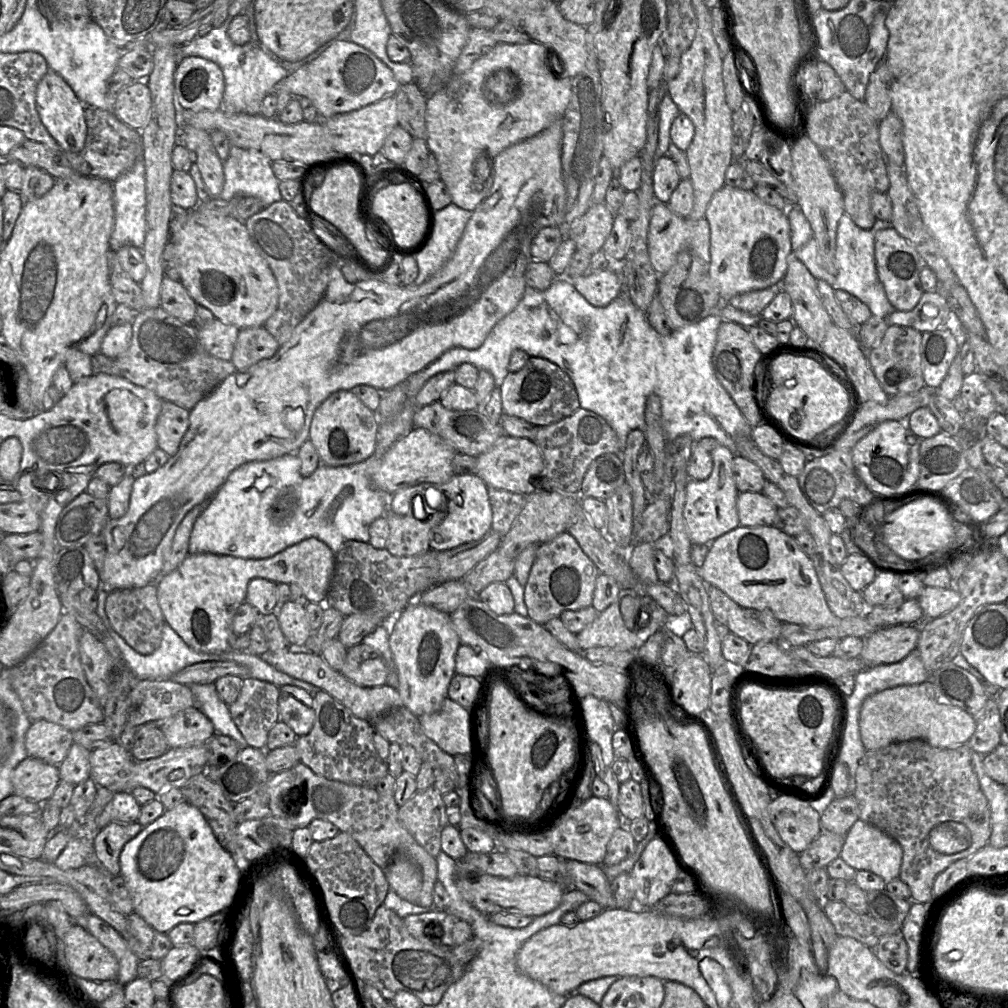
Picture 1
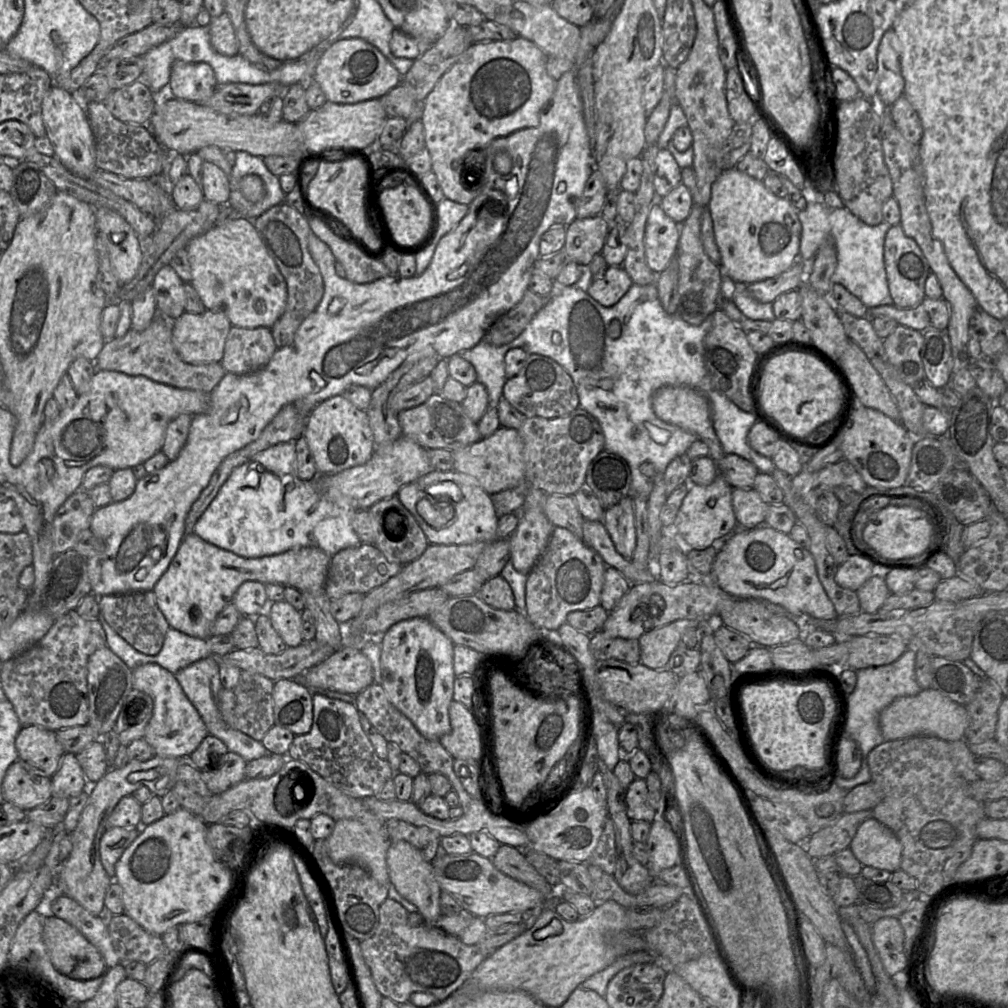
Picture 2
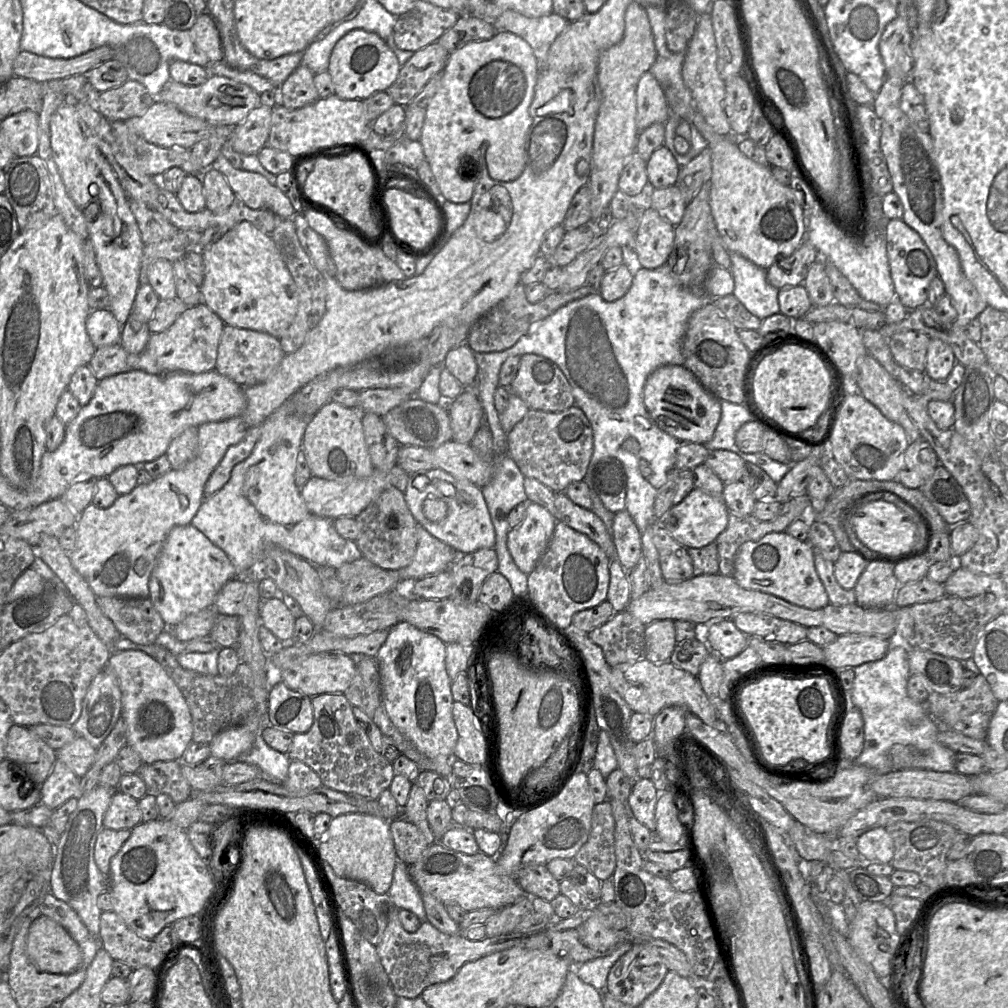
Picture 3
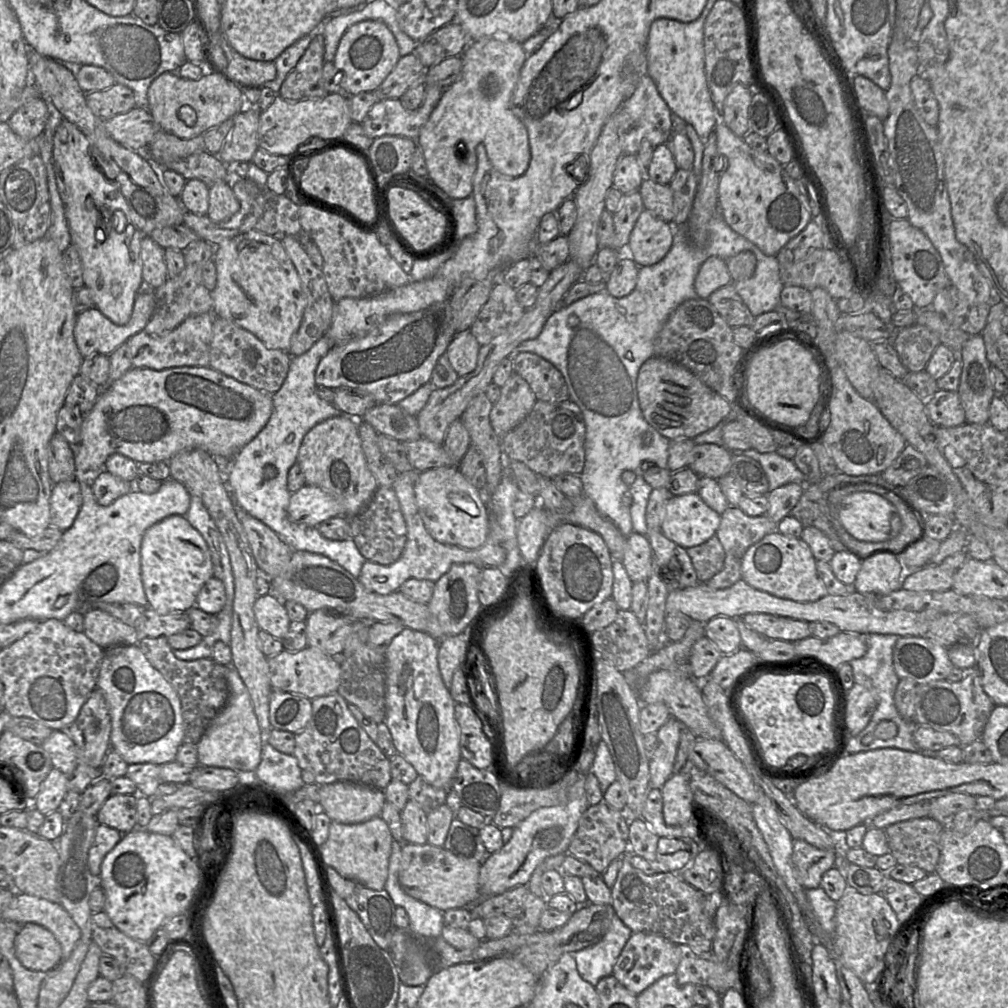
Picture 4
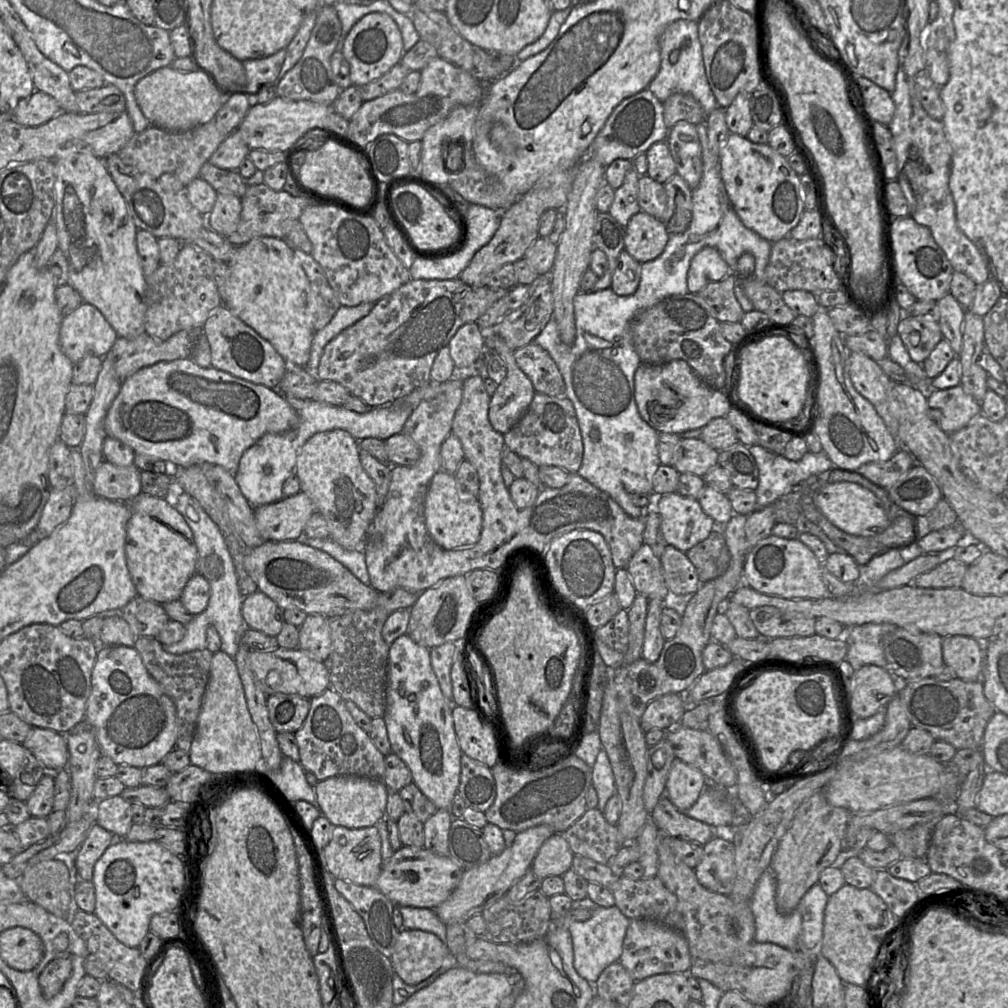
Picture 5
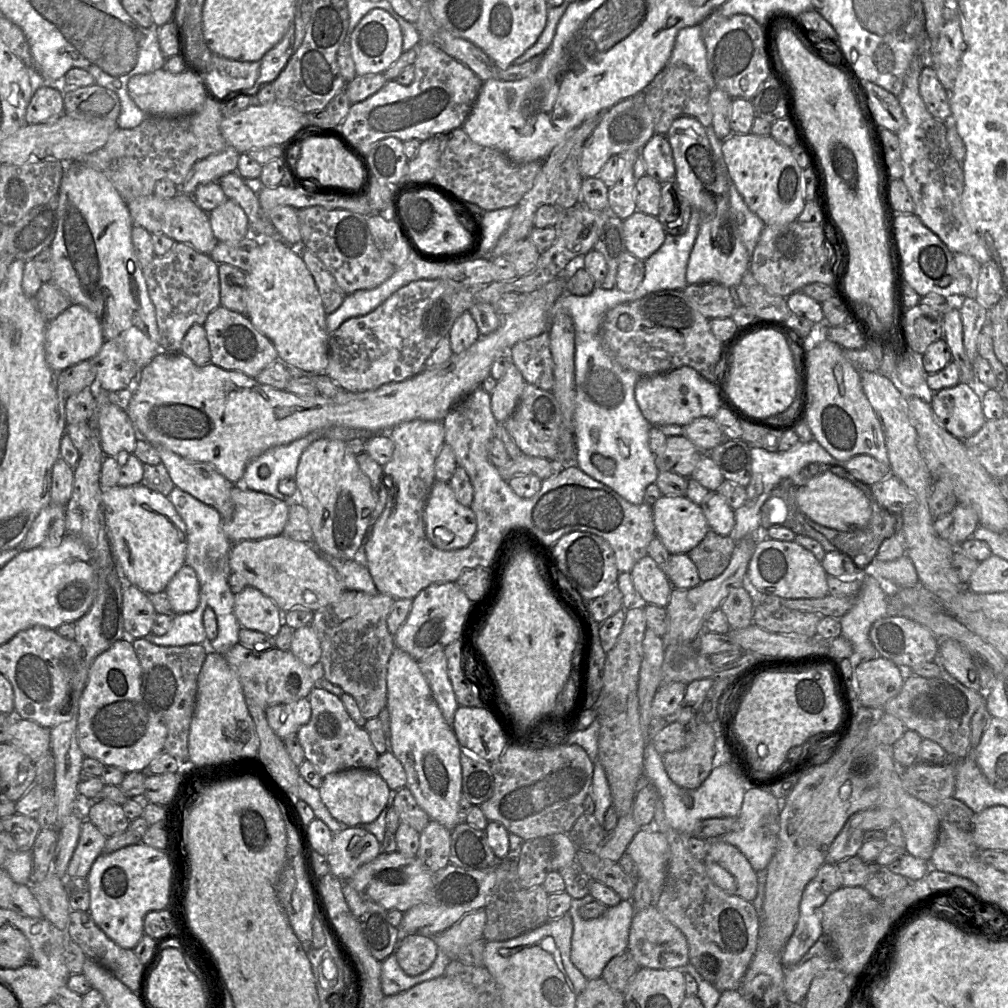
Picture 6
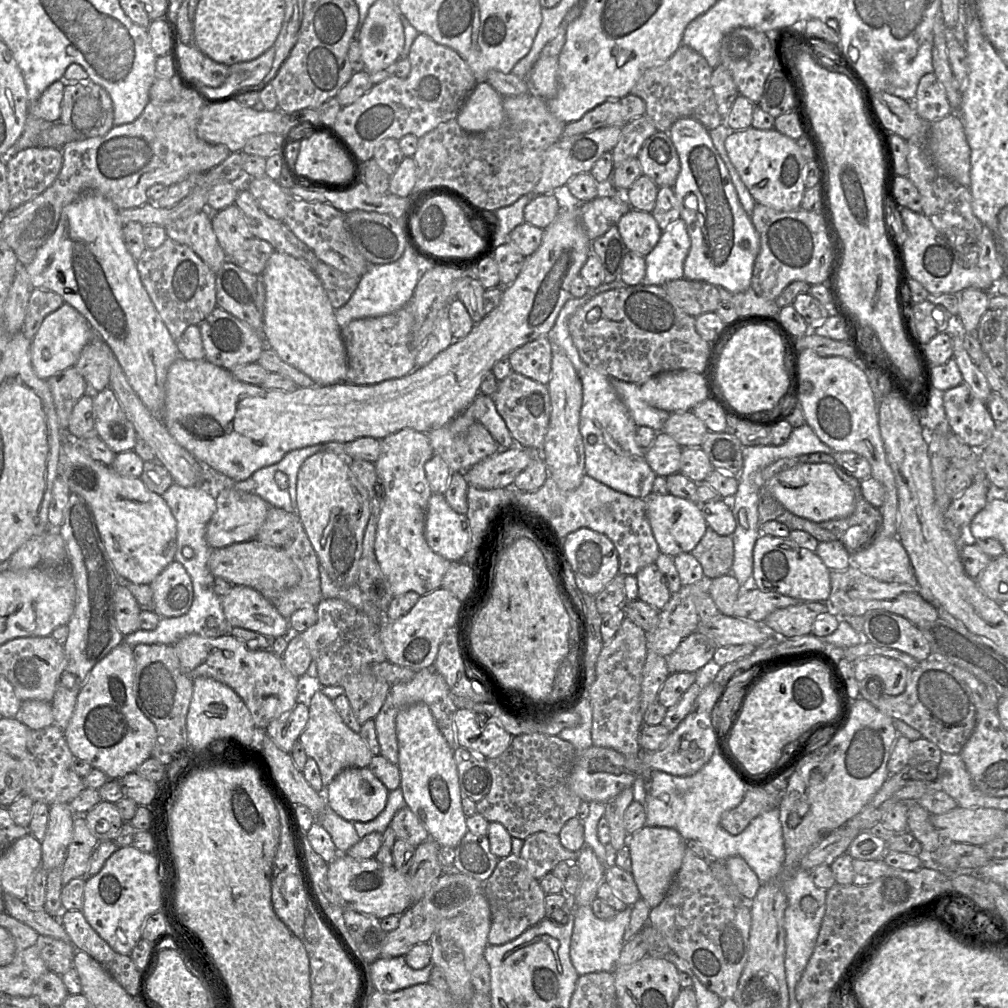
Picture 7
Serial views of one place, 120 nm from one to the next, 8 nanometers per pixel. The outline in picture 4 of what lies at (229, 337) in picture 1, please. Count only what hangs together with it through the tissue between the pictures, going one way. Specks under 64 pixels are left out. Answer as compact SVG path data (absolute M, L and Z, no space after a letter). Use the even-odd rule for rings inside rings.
M213 313L191 316L185 319L171 332L153 336L141 331L131 336L126 344L134 368L164 370L175 367L209 367L210 343L212 339Z

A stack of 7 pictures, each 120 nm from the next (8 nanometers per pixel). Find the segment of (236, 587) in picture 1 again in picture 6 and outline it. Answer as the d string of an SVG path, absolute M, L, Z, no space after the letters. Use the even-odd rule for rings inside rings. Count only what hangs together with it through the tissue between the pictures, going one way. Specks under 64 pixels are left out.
M142 483L102 489L107 538L116 566L126 585L154 594L165 591L174 575L185 565L186 525L175 507L162 494Z

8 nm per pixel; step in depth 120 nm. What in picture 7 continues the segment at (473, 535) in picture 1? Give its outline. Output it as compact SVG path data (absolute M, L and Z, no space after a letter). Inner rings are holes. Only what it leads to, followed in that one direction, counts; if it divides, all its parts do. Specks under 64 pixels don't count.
M433 493L425 519L425 538L429 547L449 561L460 561L470 542L470 526L466 514L456 512L443 494Z

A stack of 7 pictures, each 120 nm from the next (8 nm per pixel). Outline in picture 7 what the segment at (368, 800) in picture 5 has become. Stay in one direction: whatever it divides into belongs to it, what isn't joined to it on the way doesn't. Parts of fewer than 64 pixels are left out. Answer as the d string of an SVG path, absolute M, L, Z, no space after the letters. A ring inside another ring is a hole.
M368 767L346 768L324 788L324 797L328 806L343 819L351 822L368 822L385 809L389 792Z

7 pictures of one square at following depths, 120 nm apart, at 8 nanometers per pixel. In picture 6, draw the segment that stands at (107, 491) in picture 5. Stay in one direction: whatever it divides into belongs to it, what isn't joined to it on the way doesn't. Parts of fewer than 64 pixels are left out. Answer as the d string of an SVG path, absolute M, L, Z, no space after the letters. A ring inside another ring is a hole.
M133 454L122 457L105 456L100 474L101 493L102 489L140 484L144 473L143 465Z

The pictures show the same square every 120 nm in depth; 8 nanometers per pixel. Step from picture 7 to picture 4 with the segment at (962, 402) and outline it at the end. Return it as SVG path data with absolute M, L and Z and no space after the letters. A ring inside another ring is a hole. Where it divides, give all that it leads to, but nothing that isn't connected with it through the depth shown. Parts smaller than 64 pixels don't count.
M939 389L925 401L925 410L935 426L956 427L966 423L965 412L957 391Z

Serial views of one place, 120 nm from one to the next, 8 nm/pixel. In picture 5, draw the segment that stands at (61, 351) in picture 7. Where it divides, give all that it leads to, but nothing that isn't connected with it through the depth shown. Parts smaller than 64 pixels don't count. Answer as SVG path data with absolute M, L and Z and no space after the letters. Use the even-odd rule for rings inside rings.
M83 302L63 316L60 345L73 364L87 356L104 358L117 338L117 333L102 313L89 303Z

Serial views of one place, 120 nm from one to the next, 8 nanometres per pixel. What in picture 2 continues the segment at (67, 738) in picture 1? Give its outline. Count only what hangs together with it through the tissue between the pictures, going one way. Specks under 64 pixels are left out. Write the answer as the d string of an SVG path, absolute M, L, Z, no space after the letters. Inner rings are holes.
M22 726L15 739L15 747L20 760L42 770L48 777L58 770L65 754L55 731L39 726Z

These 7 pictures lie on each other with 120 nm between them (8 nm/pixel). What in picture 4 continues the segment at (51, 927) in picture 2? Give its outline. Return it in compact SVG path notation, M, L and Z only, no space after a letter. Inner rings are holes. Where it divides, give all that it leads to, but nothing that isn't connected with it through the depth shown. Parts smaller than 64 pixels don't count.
M36 923L20 926L14 939L17 959L27 969L49 971L62 961L62 949L53 933Z

